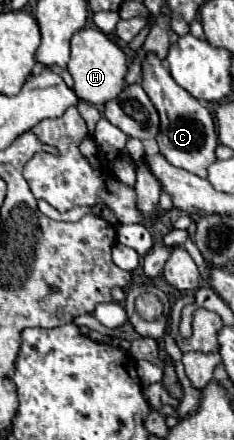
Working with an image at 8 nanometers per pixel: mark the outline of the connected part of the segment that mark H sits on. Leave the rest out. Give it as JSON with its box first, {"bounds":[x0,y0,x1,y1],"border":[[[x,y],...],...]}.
{"bounds":[67,28,127,108],"border":[[[83,28],[83,30],[75,32],[71,38],[71,60],[67,64],[67,70],[75,80],[75,84],[73,84],[75,94],[85,102],[95,104],[97,108],[103,108],[109,100],[117,98],[123,92],[121,84],[127,74],[127,56],[101,30]]]}

